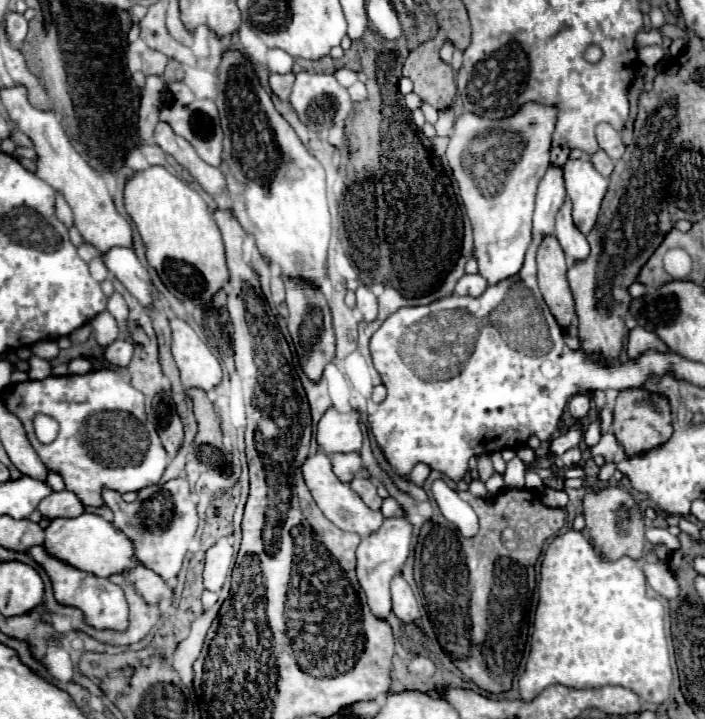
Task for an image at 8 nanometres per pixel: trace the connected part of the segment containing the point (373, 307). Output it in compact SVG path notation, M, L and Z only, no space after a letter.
M360 286L356 290L356 310L360 310L364 322L372 322L376 318L376 314L378 314L376 298L366 286Z

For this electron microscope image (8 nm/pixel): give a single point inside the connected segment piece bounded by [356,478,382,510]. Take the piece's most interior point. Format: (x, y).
(370, 496)

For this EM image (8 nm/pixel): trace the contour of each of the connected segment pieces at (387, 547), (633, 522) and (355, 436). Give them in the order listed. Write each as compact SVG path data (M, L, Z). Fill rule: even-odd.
M394 516L394 518L386 518L382 528L372 532L370 536L362 538L358 552L356 552L356 574L358 574L358 582L366 594L366 602L372 610L372 614L376 618L388 620L388 614L392 610L392 602L390 602L390 580L402 572L402 566L408 558L410 552L410 542L412 542L412 526L404 516Z
M606 488L600 494L586 492L584 496L584 518L586 528L582 534L592 542L594 550L598 550L606 560L618 560L622 556L642 560L644 558L644 518L634 502L634 498L620 488Z
M334 408L326 410L316 428L316 442L320 450L324 450L328 456L360 452L362 432L358 422L360 422L358 412L340 414Z

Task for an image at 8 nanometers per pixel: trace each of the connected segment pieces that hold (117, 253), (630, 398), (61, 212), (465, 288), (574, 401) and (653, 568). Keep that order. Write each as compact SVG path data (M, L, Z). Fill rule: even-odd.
M114 246L106 254L100 254L106 268L126 286L126 290L142 304L150 306L150 276L146 268L138 262L132 248Z
M634 388L630 392L620 392L616 398L616 406L614 406L612 430L614 430L618 444L624 448L626 456L644 454L646 450L660 446L672 434L672 418L670 418L670 408L668 408L666 398L650 400L650 396L646 396L646 392L640 388Z
M56 198L56 214L58 214L58 220L70 228L72 226L72 212L70 212L70 206L64 202L64 198Z
M464 274L458 280L458 284L454 288L454 294L458 294L458 296L480 296L486 288L488 288L488 282L480 274L474 274L474 276Z
M576 394L576 396L570 398L568 412L572 414L574 420L580 420L580 418L584 418L588 414L588 410L590 410L588 402L590 402L590 396L588 394Z
M644 562L644 574L646 574L646 580L648 580L650 588L656 590L660 596L664 596L666 600L678 598L680 586L674 580L672 572L668 572L666 564L662 564L662 562L656 562L656 564Z

